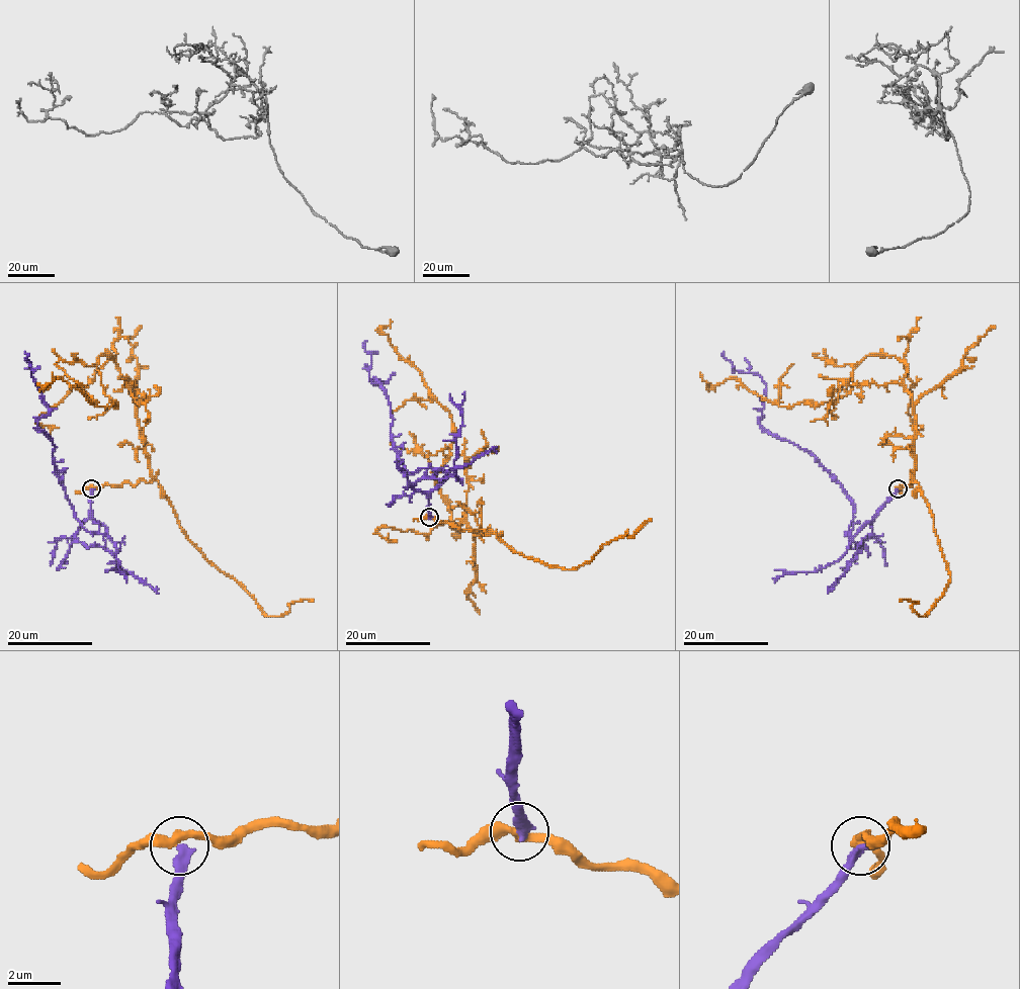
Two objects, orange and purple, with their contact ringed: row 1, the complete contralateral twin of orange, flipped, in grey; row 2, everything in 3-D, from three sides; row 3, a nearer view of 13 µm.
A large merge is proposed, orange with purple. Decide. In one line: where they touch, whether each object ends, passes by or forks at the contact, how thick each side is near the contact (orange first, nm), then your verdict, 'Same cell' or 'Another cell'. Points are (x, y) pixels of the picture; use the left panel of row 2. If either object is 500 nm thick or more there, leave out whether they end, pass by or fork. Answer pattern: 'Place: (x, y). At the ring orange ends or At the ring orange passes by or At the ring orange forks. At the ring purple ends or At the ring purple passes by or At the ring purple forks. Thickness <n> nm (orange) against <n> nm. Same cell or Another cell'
Place: (91, 488). At the ring orange passes by. At the ring purple ends. Thickness 360 nm (orange) against 360 nm. Another cell

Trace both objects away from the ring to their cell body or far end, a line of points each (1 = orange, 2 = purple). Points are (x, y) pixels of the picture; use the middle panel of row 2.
1: (429, 517), (491, 532), (451, 519), (434, 473), (450, 453), (453, 423), (381, 331), (390, 320)
2: (429, 517), (429, 493), (444, 473), (404, 466), (374, 378), (388, 381), (369, 378), (362, 343)

